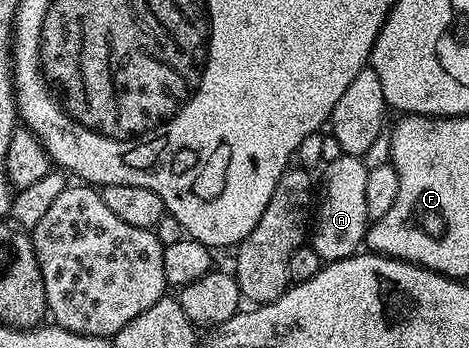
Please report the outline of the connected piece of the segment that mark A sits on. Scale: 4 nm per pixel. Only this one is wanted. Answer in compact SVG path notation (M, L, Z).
M344 154L335 162L325 165L322 171L324 174L322 180L320 176L320 188L323 190L321 196L319 193L316 202L308 244L316 250L316 254L319 254L325 263L330 263L355 255L365 239L370 220L367 210L369 169L361 157Z

